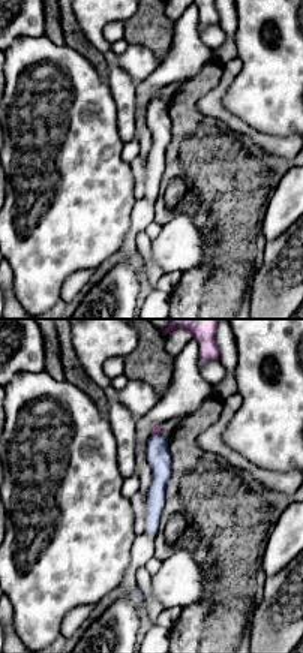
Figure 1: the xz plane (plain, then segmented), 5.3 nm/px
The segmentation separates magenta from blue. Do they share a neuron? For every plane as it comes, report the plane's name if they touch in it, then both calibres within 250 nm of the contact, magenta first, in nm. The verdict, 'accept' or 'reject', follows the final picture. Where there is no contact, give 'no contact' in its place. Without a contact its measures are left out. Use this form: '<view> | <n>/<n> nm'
xz | 50/130 nm

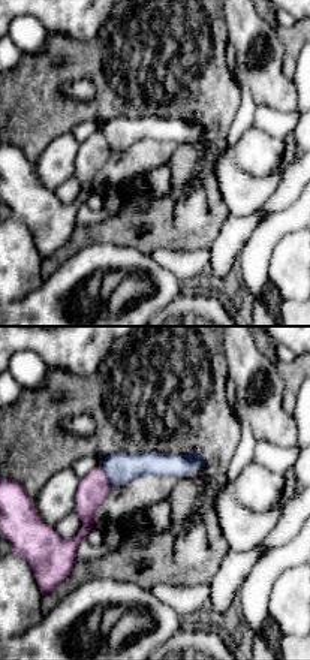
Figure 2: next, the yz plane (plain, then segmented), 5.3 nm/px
yz | 160/170 nm

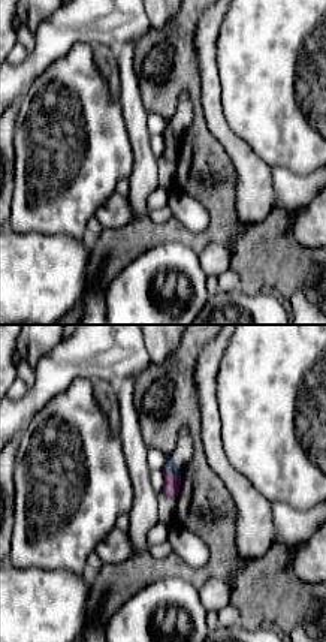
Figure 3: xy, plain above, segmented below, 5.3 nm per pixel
xy | 90/50 nm

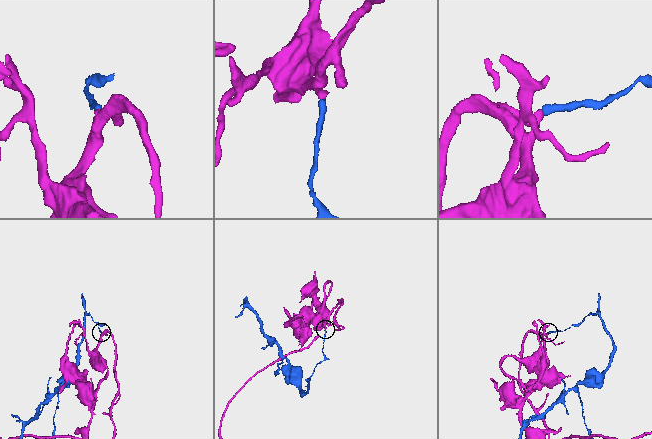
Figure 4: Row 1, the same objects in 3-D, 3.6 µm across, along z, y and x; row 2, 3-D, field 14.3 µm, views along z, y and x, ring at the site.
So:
reject

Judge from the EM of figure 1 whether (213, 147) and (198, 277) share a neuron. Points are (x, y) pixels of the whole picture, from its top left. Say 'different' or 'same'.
same

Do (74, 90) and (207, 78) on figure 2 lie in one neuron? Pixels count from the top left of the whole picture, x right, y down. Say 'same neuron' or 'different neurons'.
different neurons

